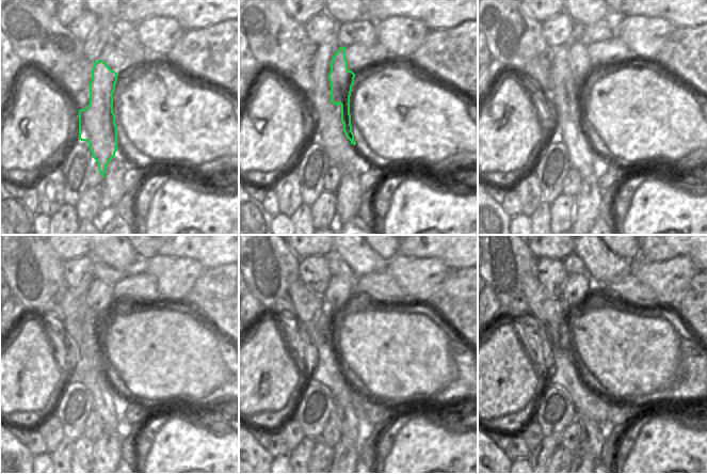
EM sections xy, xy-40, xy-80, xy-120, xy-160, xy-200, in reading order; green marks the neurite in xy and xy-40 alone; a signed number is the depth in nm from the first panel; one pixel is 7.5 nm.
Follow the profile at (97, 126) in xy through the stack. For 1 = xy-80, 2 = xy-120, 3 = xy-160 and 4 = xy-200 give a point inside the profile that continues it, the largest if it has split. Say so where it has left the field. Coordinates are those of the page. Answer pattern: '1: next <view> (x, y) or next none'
1: next xy-80 (579, 62)
2: next xy-120 (99, 295)
3: next xy-160 (338, 294)
4: next xy-200 (578, 289)

